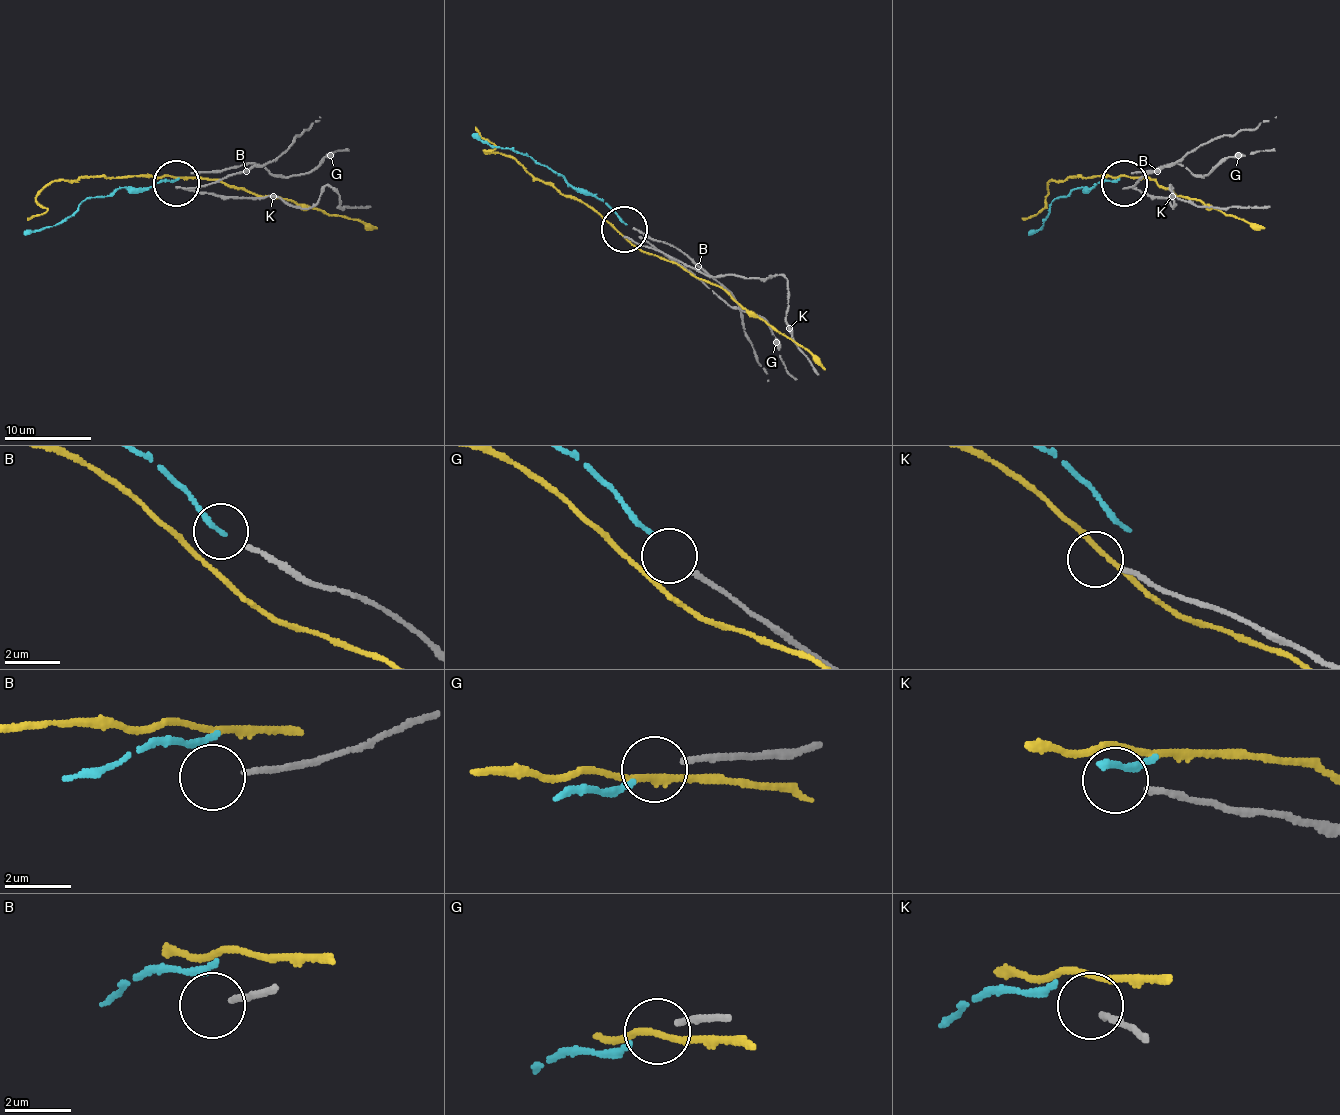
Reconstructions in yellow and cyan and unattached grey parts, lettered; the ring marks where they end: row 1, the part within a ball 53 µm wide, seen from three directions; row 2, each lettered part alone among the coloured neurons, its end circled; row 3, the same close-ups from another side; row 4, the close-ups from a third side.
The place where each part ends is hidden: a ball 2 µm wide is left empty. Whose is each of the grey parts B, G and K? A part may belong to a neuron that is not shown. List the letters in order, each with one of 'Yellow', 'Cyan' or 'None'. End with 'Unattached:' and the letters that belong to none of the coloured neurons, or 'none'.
B: None
G: Cyan
K: None
Unattached: B, K

